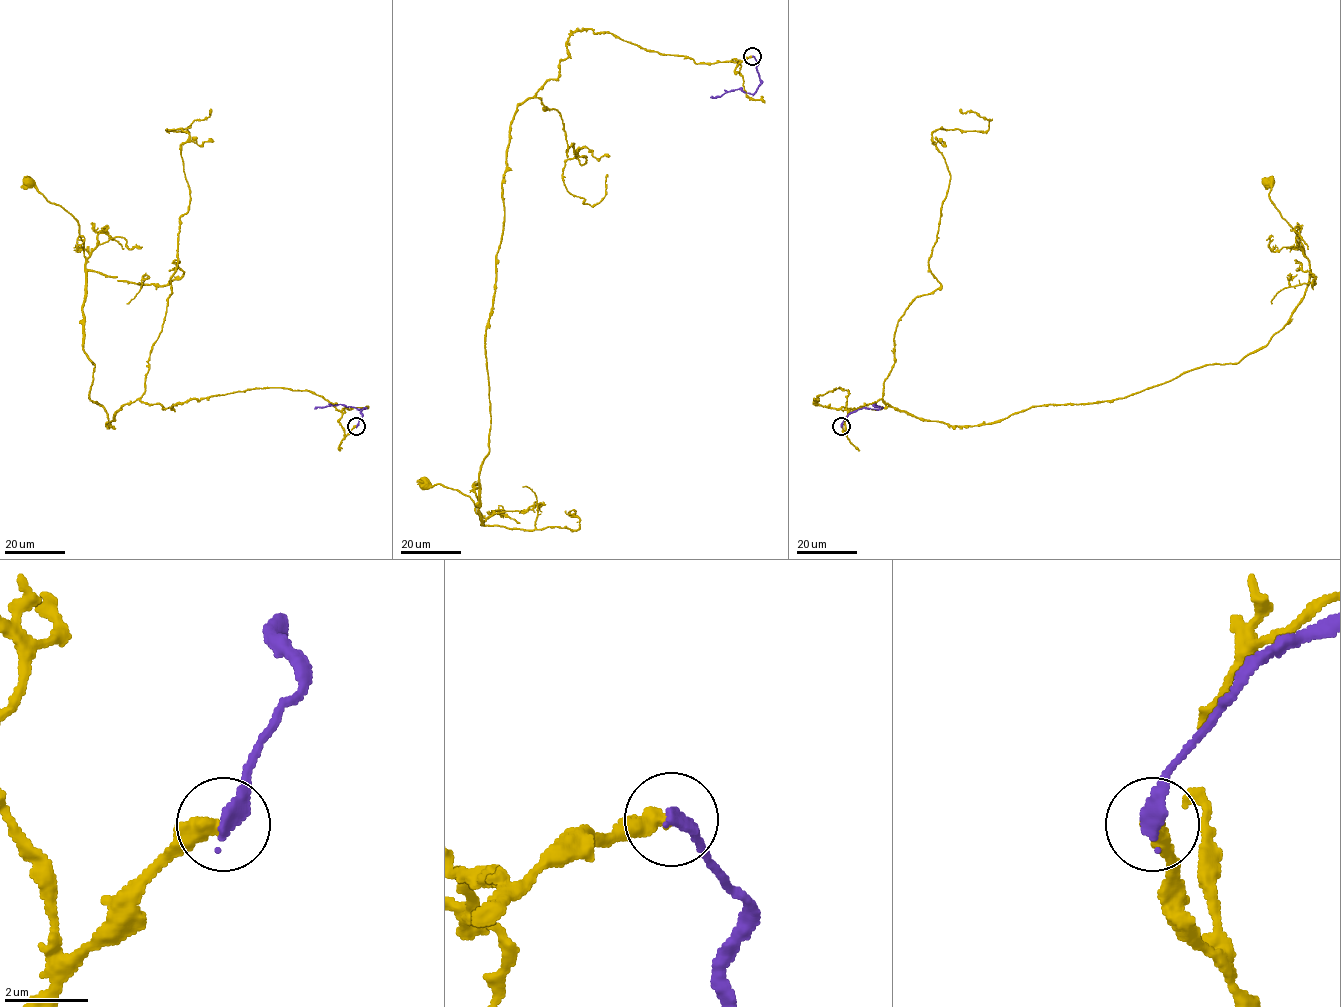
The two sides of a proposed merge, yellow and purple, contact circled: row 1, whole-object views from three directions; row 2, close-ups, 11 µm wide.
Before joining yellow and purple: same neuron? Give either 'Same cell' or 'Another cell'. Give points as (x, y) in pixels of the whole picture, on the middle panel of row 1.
Another cell

